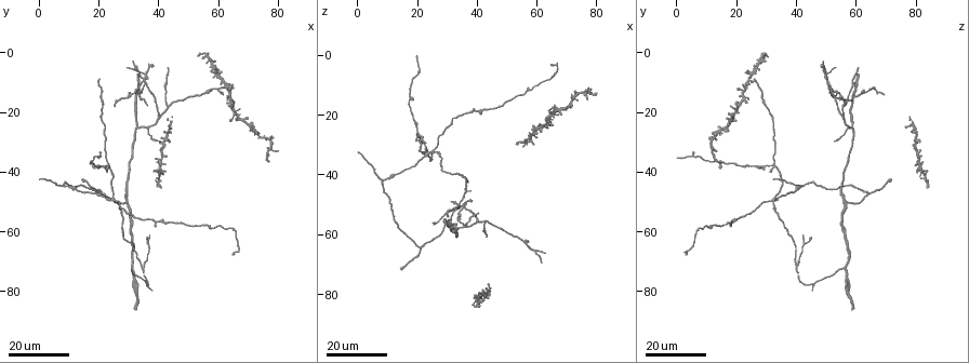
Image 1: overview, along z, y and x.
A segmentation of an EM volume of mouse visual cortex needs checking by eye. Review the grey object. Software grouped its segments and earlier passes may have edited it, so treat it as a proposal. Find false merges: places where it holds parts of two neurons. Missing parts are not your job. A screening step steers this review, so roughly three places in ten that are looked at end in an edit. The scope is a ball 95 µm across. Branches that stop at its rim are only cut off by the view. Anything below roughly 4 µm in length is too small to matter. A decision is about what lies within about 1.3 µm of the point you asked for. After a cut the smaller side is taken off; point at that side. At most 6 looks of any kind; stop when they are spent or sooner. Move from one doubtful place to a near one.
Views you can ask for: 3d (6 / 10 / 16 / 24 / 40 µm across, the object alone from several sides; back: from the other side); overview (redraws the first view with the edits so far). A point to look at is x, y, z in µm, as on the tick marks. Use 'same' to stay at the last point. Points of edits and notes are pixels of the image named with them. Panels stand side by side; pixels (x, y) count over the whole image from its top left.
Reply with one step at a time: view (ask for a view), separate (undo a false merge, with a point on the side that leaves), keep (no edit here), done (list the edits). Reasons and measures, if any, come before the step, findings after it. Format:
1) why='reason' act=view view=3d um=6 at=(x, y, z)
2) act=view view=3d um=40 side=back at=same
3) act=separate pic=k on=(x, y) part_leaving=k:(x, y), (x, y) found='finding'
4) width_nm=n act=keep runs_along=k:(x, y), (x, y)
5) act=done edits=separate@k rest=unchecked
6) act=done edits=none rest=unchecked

why='four arms meet' act=view view=3d um=24 at=(29, 50, 56)

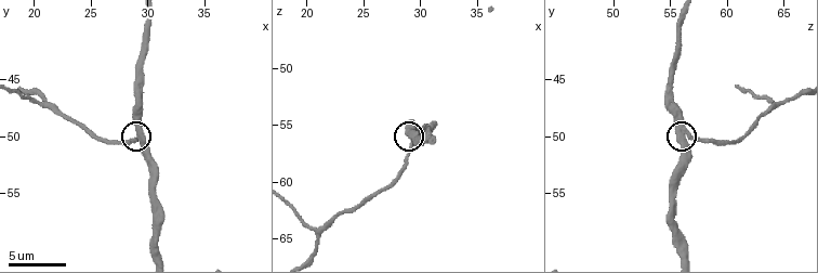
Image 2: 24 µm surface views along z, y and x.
why='zoom in' act=view view=3d um=10 at=(29.2, 50.4, 56.8)

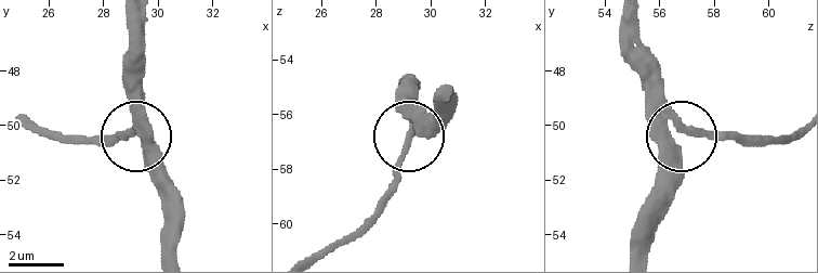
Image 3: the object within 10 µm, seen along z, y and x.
side_arm_um=46 act=keep found='continuous, no second neuron'

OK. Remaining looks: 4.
why='a fork' act=view view=3d um=24 at=(25, 50, 33)

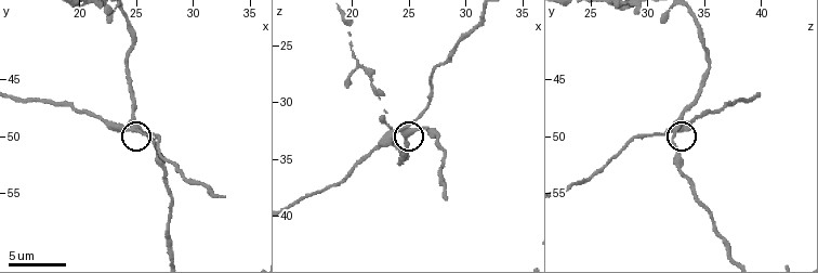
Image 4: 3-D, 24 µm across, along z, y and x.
why='closer look' act=view view=3d um=10 at=(25.8, 49.4, 32.4)

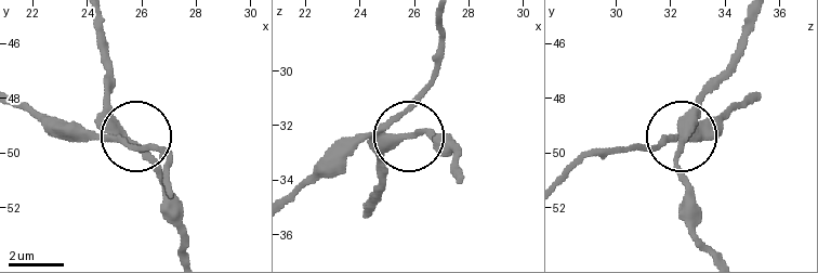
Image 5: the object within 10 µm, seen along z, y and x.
arms=3 act=keep runs_along=5:(751, 98), (681, 132), (676, 168), (688, 193) found='continuous, no second neuron'

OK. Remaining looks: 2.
why='branch point' act=view view=3d um=10 at=(21.0, 47.0, 64.8)

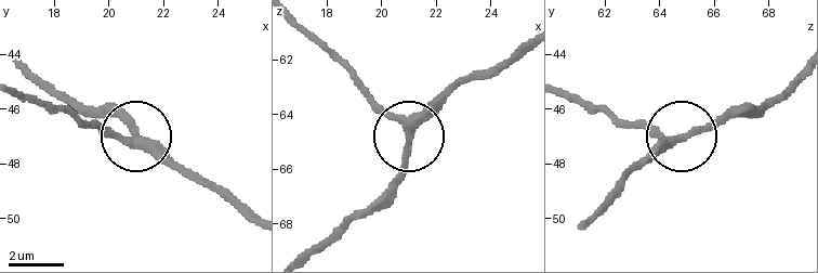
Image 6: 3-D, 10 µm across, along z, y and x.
act=view view=3d um=6 at=(21.0, 47.0, 64.9)

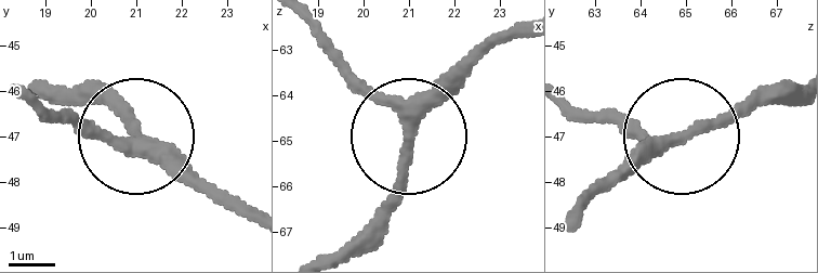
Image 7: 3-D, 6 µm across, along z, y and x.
act=keep runs_along=7:(572, 220), (681, 139), (782, 100) found='continuous, no second neuron'

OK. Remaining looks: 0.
act=done edits=none rest=unchecked

